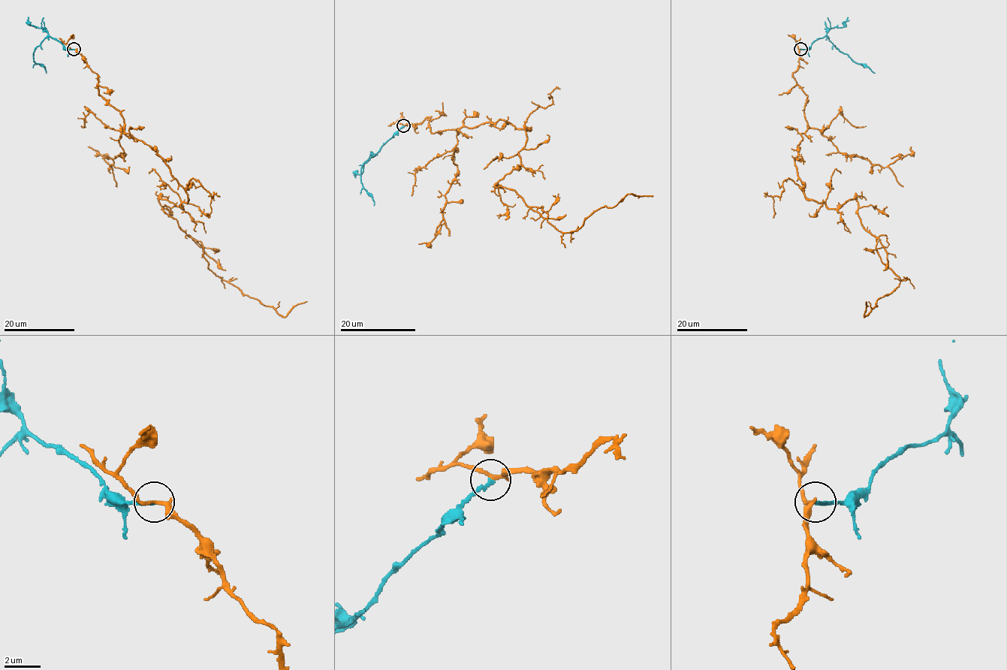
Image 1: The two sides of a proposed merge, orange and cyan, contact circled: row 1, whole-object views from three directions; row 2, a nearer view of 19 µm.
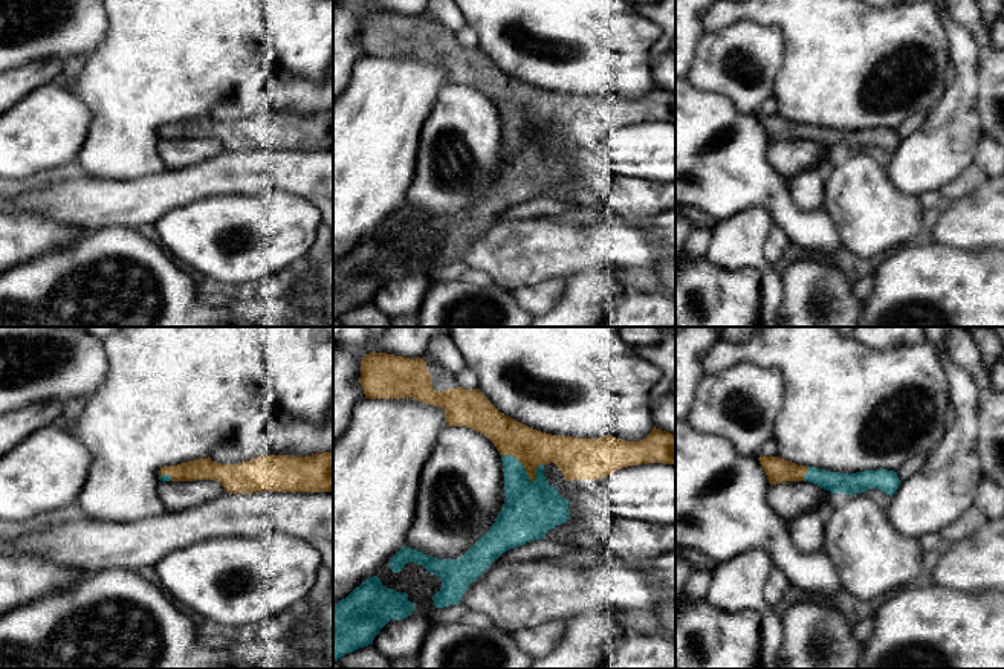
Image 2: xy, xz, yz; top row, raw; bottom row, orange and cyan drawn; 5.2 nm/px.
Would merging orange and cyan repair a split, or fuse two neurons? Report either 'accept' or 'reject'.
accept

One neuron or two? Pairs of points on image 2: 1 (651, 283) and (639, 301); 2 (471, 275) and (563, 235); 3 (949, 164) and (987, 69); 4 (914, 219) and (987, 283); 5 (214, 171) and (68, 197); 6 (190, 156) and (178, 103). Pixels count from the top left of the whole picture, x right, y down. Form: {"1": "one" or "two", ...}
{"1": "two", "2": "two", "3": "two", "4": "two", "5": "one", "6": "two"}

